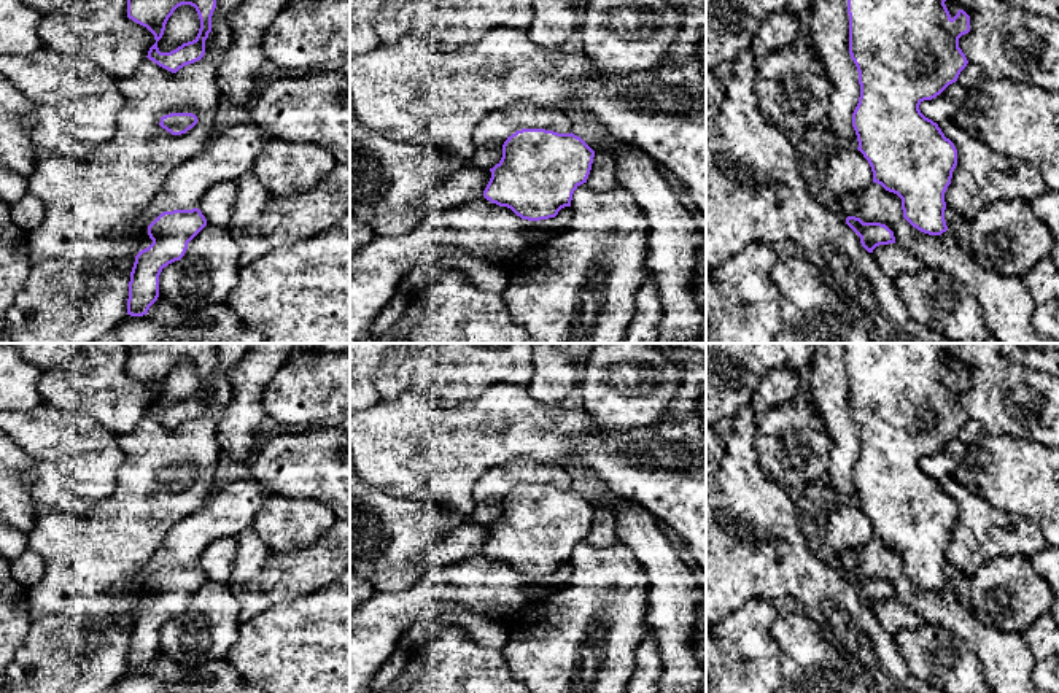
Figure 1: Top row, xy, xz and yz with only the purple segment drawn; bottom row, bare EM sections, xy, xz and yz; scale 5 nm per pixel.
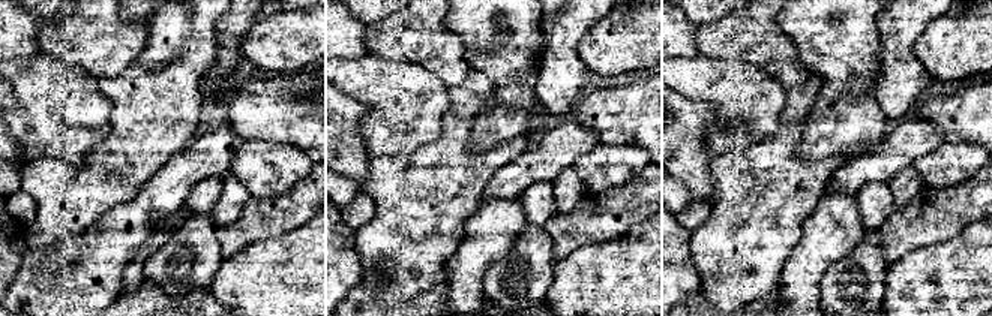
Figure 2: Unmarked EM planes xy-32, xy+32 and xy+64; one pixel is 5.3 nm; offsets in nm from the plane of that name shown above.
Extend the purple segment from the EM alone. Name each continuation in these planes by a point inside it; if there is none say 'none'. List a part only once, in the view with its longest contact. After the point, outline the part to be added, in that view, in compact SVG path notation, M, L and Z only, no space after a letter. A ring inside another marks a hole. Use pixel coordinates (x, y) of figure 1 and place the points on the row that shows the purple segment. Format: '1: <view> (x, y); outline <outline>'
none

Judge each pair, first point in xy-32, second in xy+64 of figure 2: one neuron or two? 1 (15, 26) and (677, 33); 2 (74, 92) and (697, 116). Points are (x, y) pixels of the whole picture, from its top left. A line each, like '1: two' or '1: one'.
1: one
2: two

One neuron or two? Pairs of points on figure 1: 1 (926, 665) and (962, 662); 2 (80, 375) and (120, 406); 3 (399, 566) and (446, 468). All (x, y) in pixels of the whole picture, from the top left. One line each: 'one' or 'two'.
1: one
2: one
3: two

